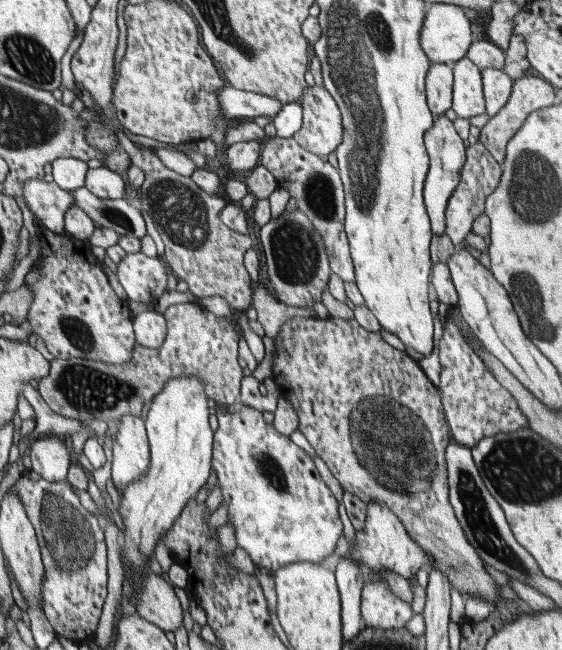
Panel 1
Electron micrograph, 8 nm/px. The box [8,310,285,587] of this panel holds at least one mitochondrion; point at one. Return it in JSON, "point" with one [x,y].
{"point":[73,546]}

